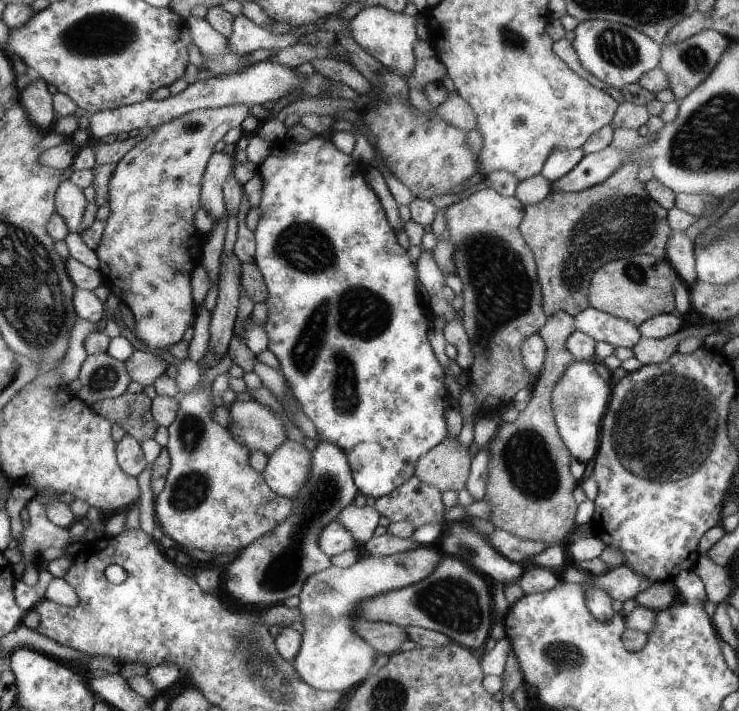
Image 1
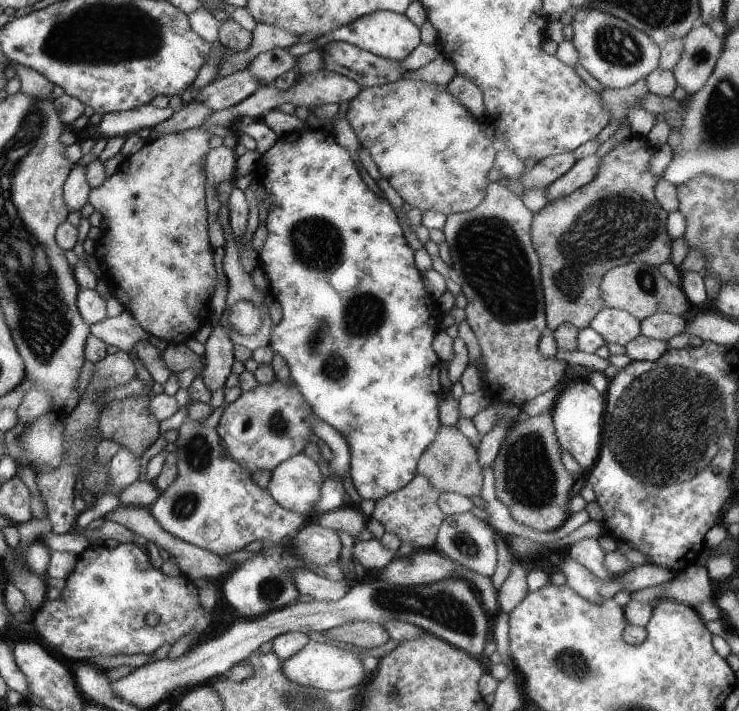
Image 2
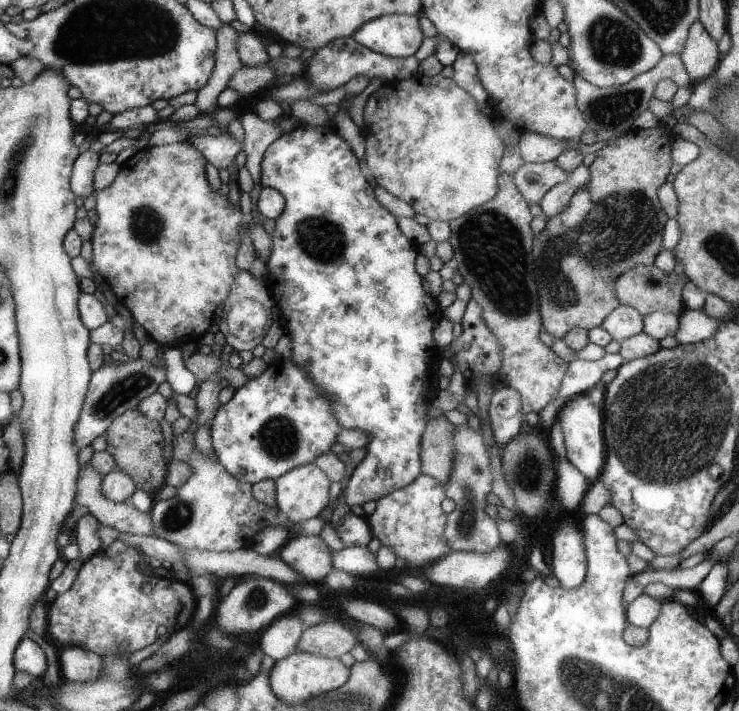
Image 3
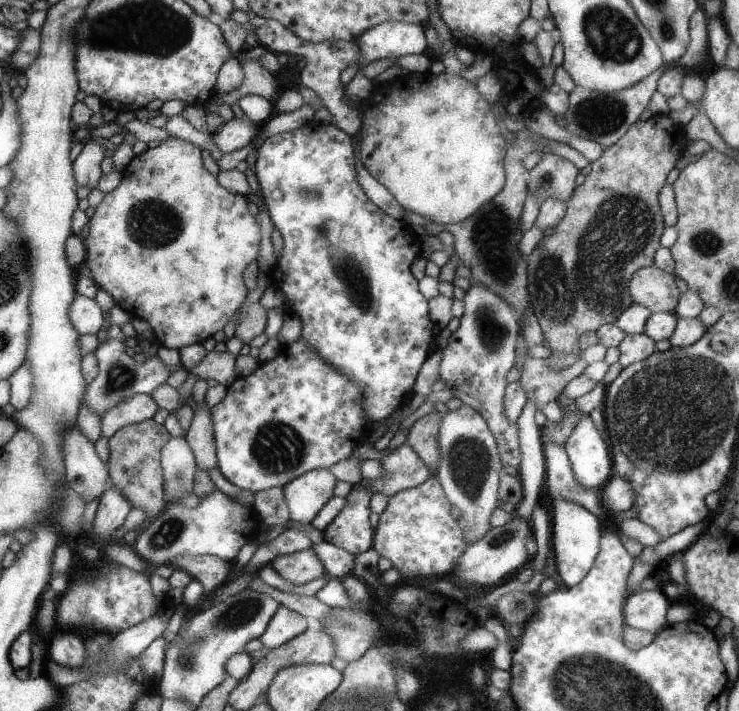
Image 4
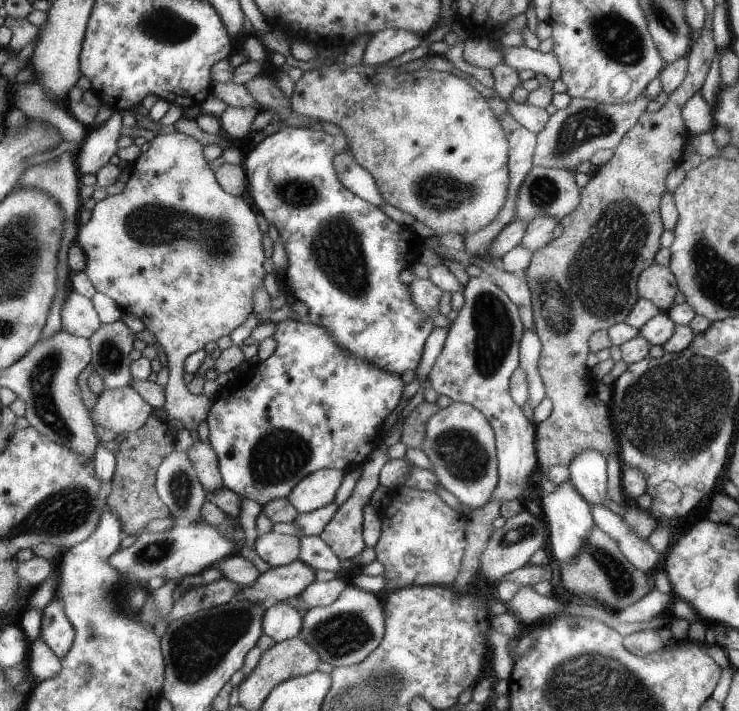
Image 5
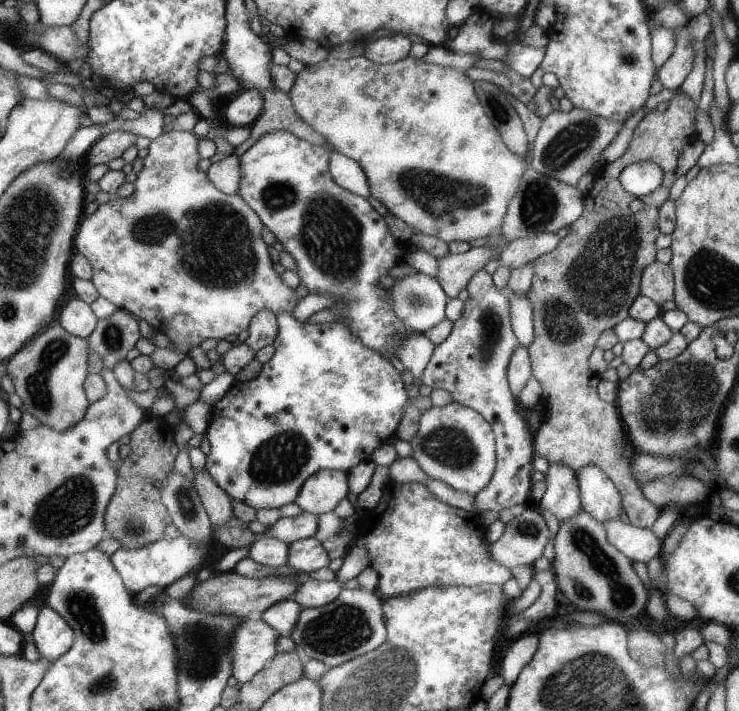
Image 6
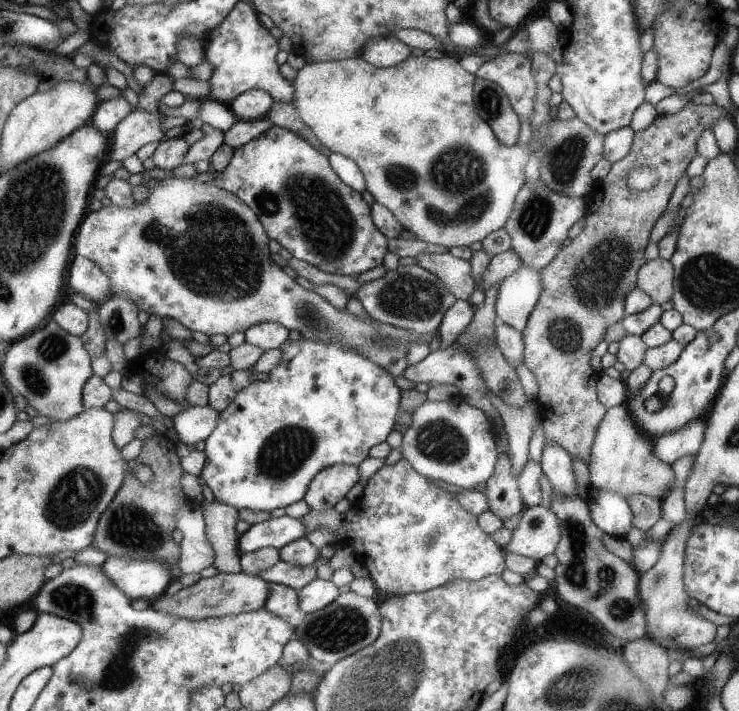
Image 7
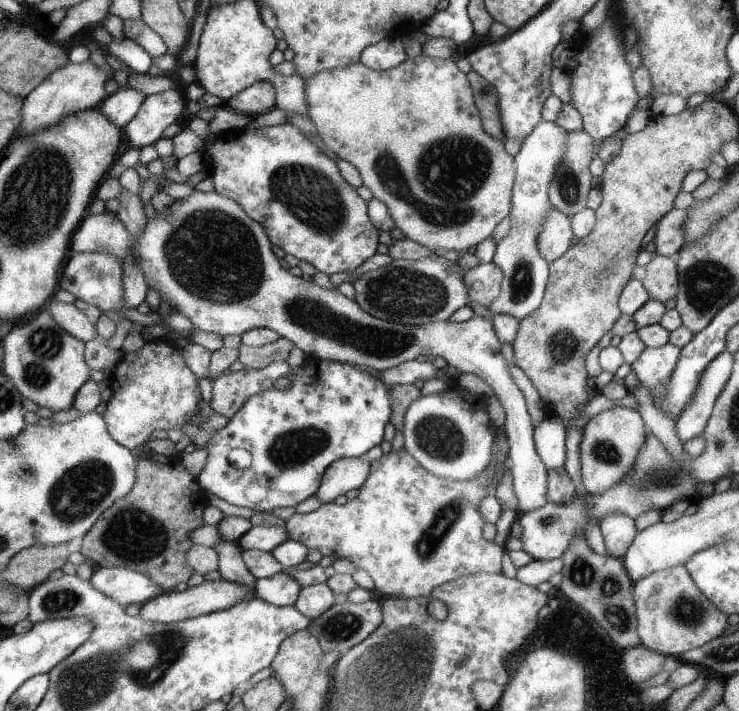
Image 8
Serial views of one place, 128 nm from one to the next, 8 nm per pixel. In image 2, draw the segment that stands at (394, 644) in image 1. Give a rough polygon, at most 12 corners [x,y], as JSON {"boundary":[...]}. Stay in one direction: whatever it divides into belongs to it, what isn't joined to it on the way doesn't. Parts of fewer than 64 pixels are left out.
{"boundary":[[349,622],[322,632],[328,640],[365,650],[389,639],[382,625]]}

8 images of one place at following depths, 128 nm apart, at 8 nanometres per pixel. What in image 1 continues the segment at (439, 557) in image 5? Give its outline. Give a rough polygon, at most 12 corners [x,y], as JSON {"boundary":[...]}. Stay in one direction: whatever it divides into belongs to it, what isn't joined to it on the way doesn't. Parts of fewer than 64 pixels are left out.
{"boundary":[[414,475],[375,499],[391,523],[444,522],[442,494]]}

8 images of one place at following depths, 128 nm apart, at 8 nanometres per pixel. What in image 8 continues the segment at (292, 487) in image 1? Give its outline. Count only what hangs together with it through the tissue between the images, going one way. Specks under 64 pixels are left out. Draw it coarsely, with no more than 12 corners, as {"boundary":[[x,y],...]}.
{"boundary":[[361,457],[335,459],[314,495],[323,503],[366,482]]}

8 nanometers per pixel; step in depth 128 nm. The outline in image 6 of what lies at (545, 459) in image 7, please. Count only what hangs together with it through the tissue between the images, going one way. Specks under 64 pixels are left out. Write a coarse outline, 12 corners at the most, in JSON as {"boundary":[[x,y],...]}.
{"boundary":[[549,463],[537,505],[560,520],[581,511],[573,469]]}

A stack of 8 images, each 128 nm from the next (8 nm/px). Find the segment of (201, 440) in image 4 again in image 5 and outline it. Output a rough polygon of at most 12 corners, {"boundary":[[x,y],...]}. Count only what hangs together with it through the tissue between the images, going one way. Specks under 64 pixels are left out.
{"boundary":[[193,442],[186,455],[205,493],[223,488],[208,442]]}

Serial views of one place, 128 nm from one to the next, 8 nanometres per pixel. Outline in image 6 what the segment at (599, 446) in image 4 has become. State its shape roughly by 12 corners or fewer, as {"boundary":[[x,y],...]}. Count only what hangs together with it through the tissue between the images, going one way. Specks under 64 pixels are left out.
{"boundary":[[597,465],[575,471],[580,508],[617,521],[622,497]]}

